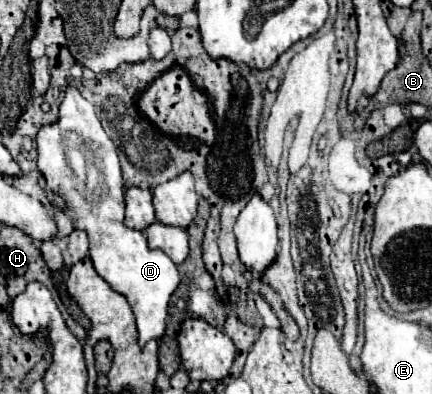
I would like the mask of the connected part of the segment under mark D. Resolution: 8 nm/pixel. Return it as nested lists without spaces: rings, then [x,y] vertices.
[[[67,86],[57,122],[39,128],[37,150],[37,166],[43,172],[47,186],[65,200],[75,228],[85,230],[89,236],[89,258],[97,274],[115,292],[123,294],[133,308],[139,344],[145,346],[153,338],[159,340],[165,334],[169,298],[181,278],[175,262],[165,252],[147,248],[145,234],[123,224],[125,186],[115,146],[105,134],[95,106],[87,102],[77,88]]]

